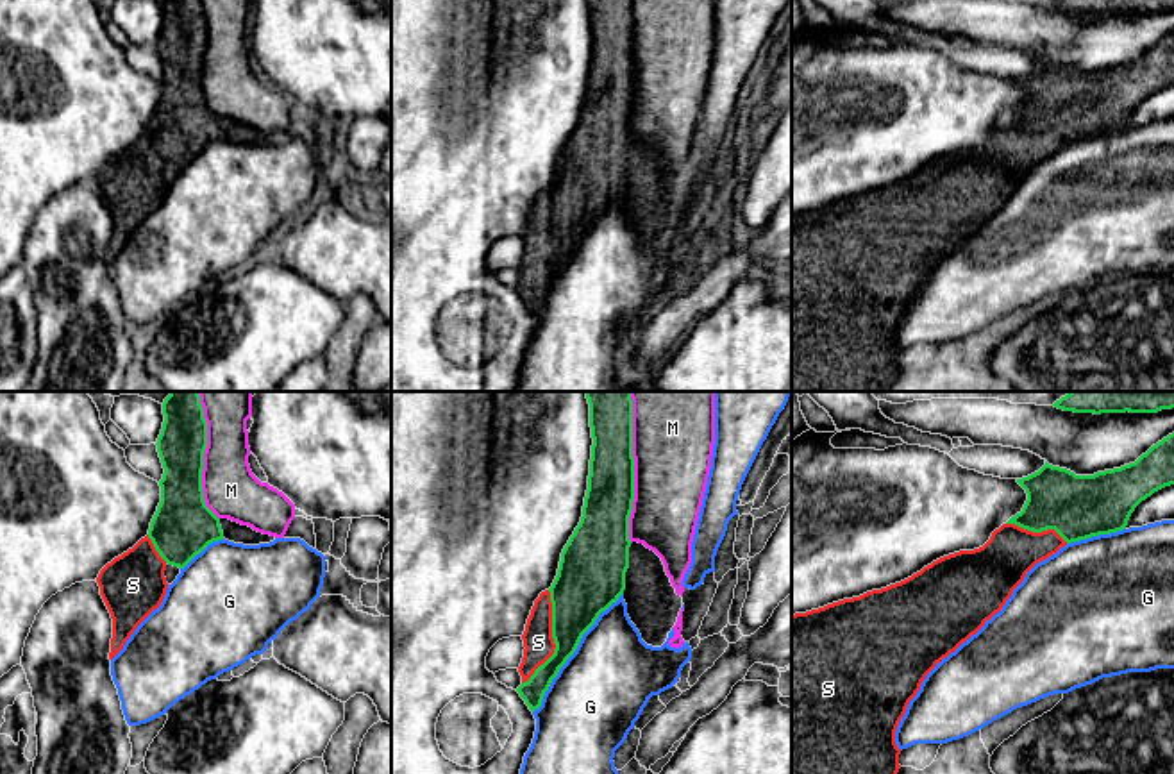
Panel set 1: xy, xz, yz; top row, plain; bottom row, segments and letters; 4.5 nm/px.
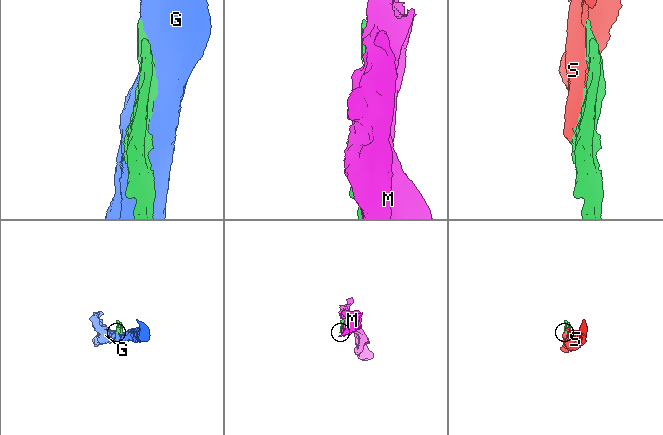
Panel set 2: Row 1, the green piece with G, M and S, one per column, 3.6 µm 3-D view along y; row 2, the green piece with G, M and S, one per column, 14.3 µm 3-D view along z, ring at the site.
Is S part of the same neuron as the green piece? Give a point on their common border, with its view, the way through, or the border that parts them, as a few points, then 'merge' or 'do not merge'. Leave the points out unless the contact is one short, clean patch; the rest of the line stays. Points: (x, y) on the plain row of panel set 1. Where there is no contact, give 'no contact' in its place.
contact xz (553, 236); merge

